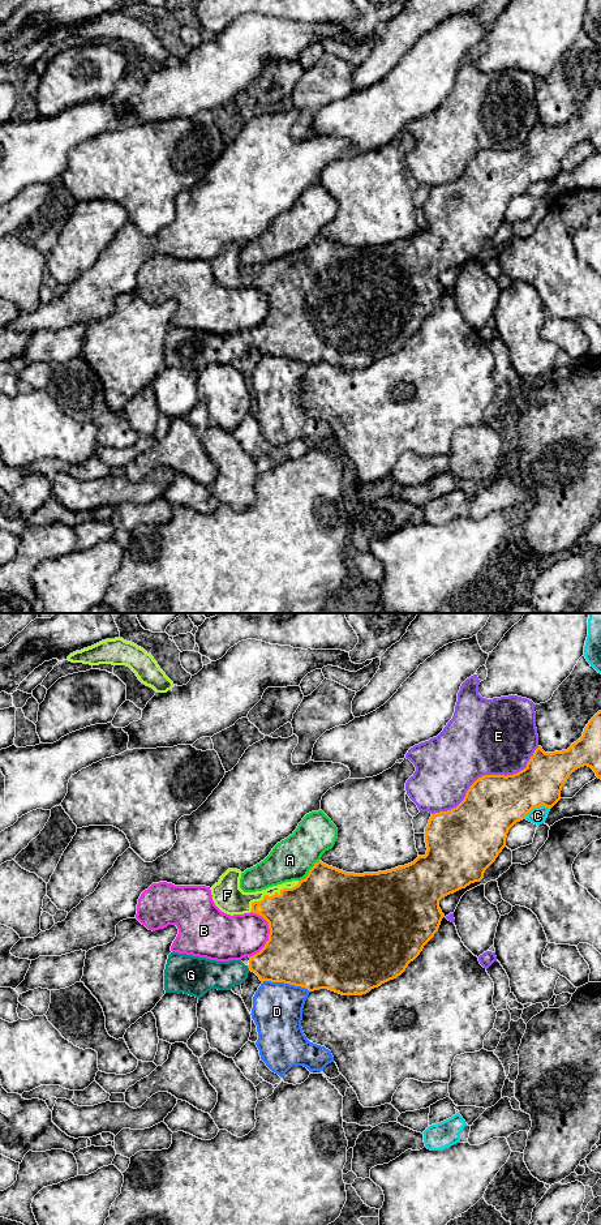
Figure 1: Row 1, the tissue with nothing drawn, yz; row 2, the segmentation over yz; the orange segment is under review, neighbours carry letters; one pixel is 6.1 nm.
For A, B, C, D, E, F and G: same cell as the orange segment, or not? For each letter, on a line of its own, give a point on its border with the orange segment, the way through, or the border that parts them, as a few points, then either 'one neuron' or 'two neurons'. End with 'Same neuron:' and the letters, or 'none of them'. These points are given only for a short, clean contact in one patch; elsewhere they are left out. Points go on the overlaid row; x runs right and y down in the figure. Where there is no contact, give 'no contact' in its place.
A: meets orange in yz at (309, 872); two neurons
B: meets orange in yz at (269, 934); two neurons
C: meets orange in yz at (536, 806); two neurons
D: meets orange in yz at (286, 983); two neurons
E: meets orange in yz at (485, 775); two neurons
F: meets orange in yz at (273, 895); one neuron
G: meets orange in yz at (248, 967); two neurons
Same neuron: F

